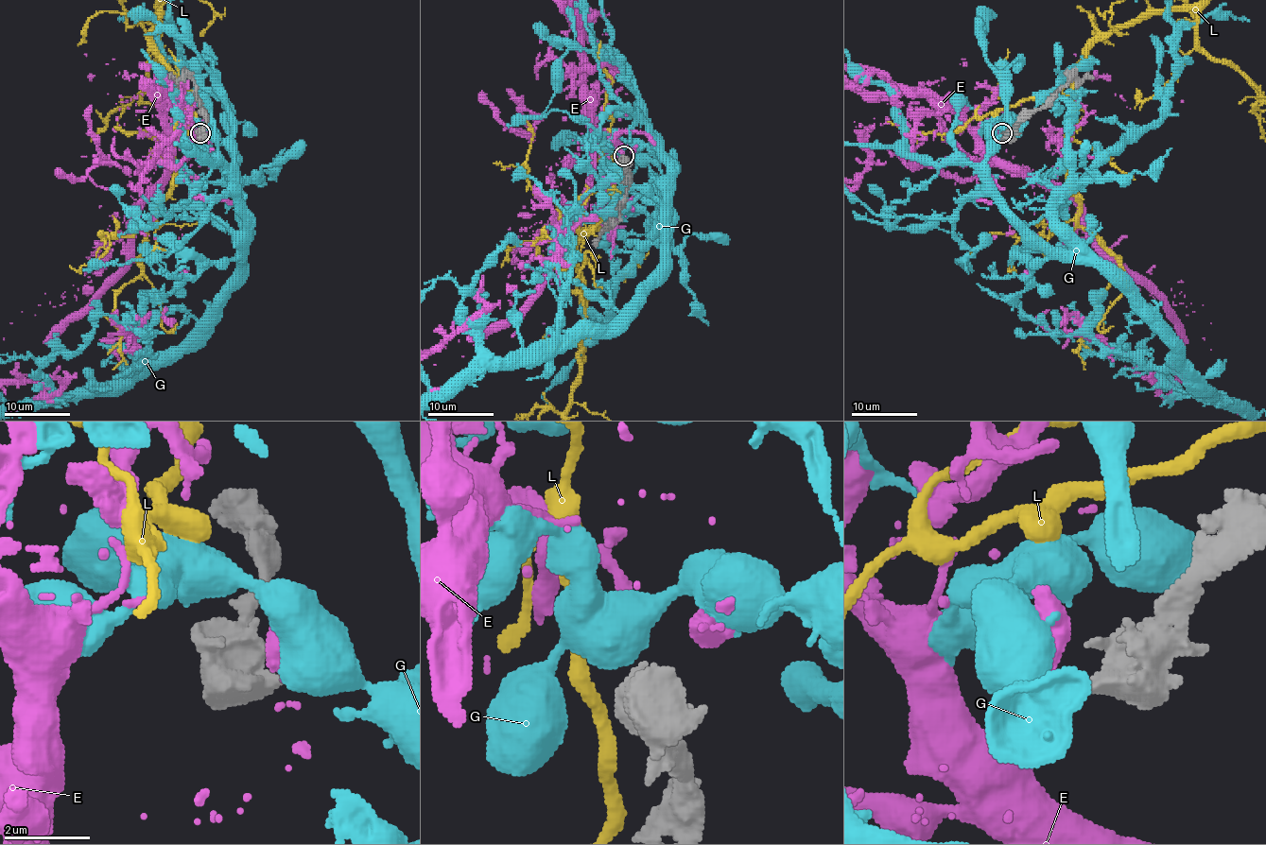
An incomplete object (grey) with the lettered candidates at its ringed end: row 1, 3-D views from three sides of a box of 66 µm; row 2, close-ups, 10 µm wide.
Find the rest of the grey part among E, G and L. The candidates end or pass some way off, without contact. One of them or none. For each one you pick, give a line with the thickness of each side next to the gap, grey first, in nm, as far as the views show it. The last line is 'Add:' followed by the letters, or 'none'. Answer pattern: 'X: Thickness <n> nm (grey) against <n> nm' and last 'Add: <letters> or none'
Add: none

